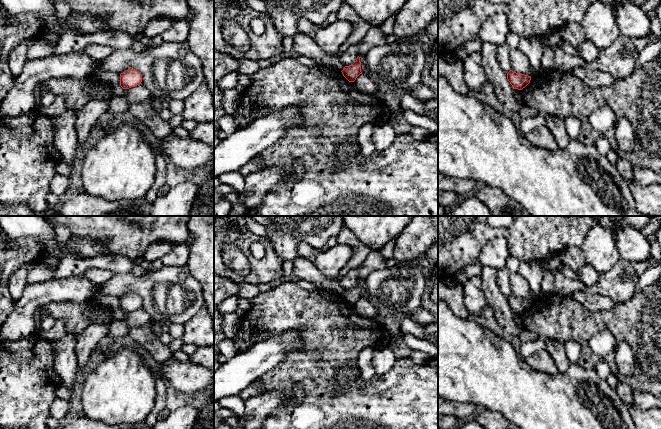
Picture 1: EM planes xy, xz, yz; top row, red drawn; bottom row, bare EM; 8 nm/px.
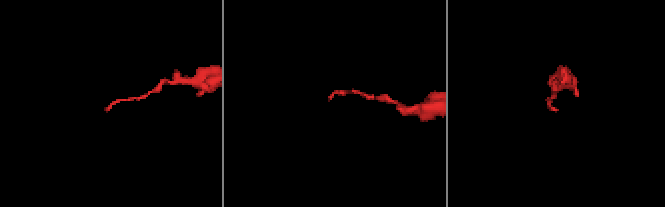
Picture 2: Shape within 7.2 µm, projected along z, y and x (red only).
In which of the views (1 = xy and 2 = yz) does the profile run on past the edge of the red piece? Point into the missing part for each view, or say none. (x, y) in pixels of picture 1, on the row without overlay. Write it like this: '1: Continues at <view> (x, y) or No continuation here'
1: No continuation here
2: No continuation here

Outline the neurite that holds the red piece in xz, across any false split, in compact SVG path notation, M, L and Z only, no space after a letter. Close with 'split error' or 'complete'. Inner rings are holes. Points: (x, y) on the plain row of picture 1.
M358 280L356 285L349 289L345 290L344 293L341 295L343 300L349 305L354 306L356 302L362 298L361 296L361 286L360 281Z; complete

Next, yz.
M510 294L507 297L507 303L512 309L513 313L522 314L530 307L531 301L528 299L516 297Z; complete

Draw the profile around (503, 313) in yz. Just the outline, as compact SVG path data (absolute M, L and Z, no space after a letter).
M482 266L480 278L488 306L494 309L494 316L502 329L517 336L519 327L513 320L513 311L507 303L507 298L501 293L497 284L497 269Z

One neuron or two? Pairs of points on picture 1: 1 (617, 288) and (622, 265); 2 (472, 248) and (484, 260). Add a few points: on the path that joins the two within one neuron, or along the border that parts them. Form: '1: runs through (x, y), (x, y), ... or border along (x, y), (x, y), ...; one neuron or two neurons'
1: runs through (619, 282), (622, 277), (622, 271); one neuron
2: border along (494, 237), (482, 248), (478, 262); two neurons

